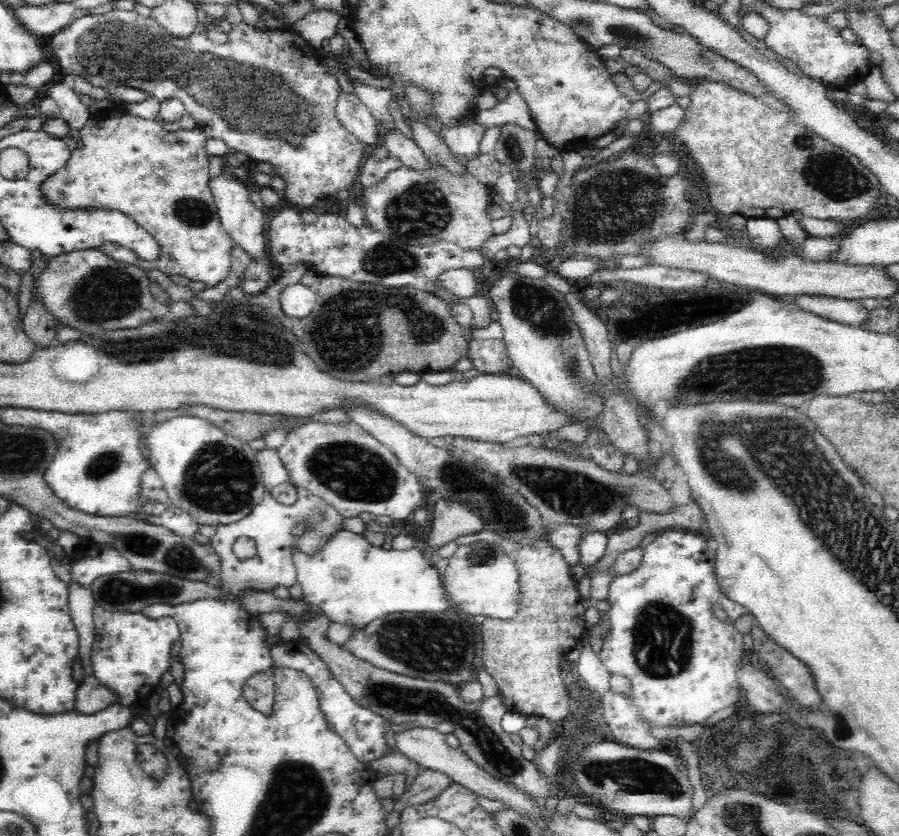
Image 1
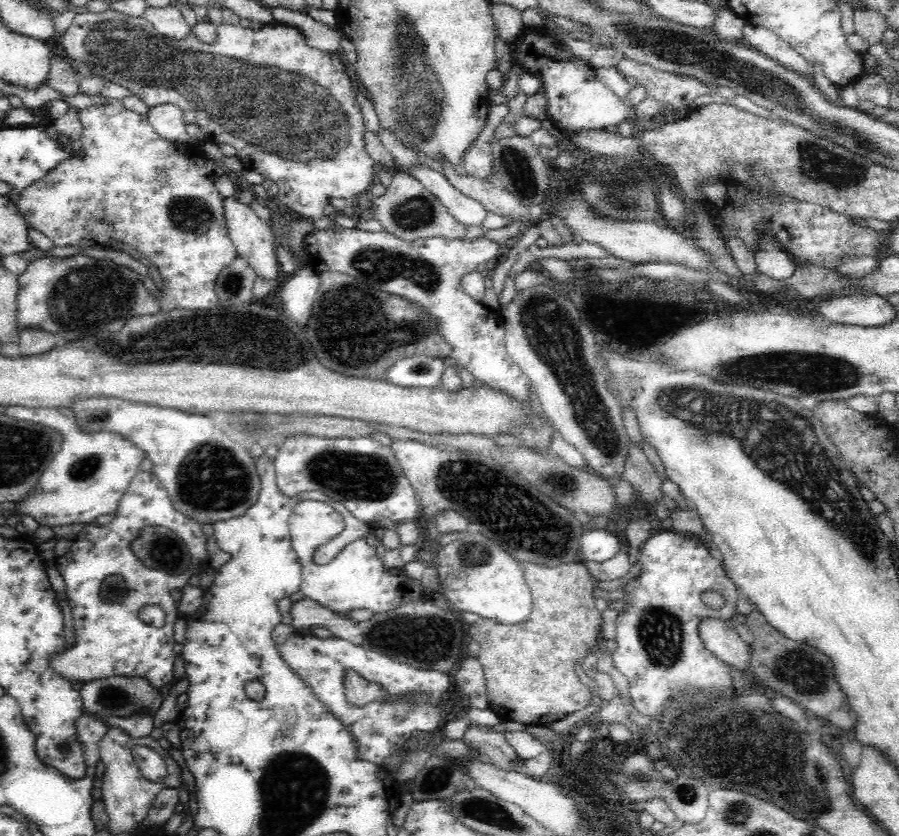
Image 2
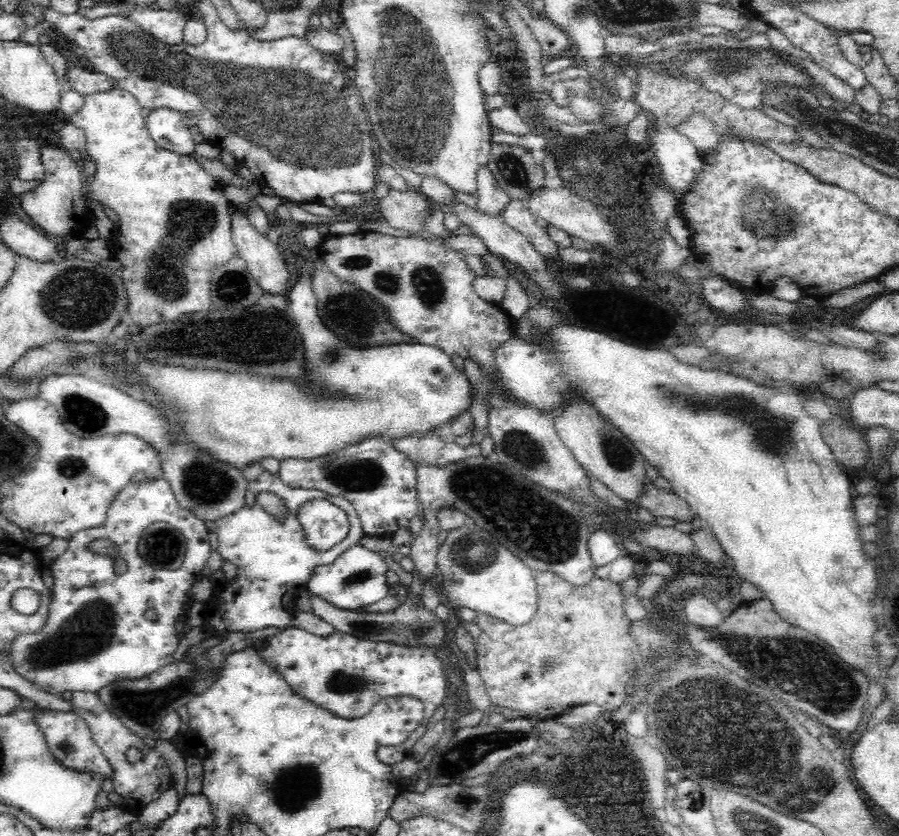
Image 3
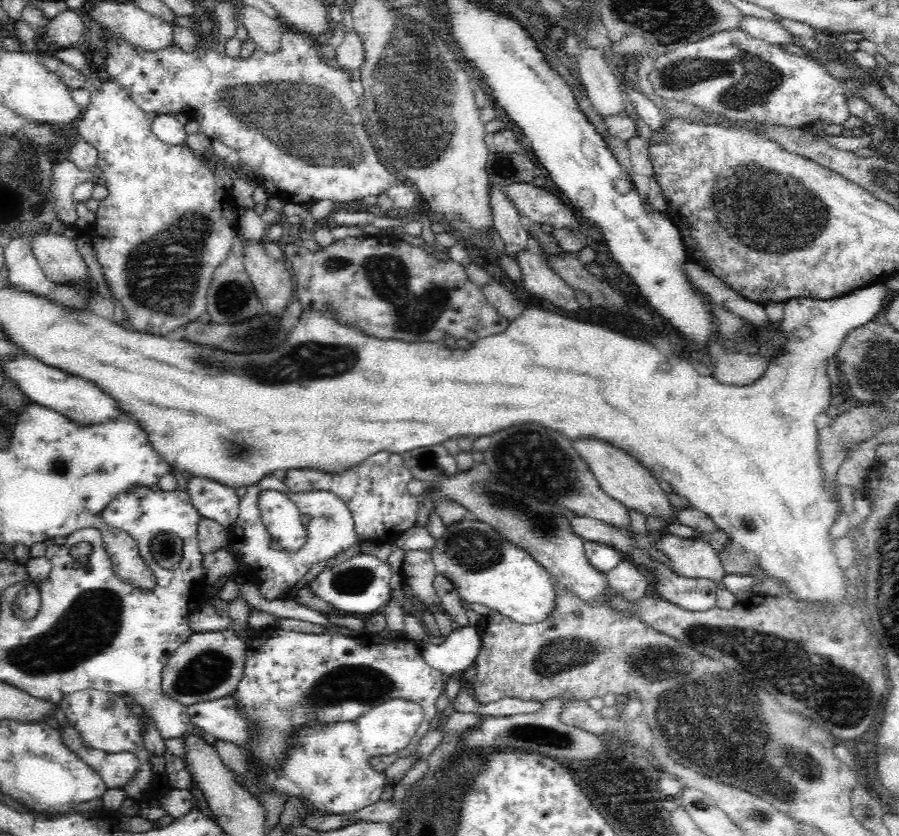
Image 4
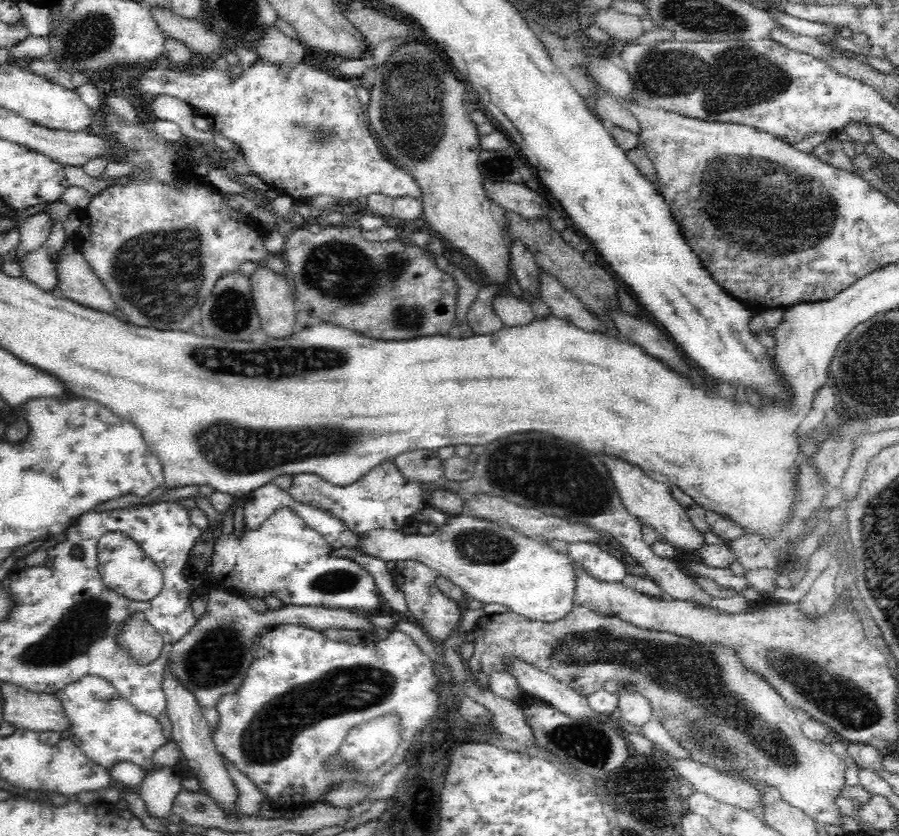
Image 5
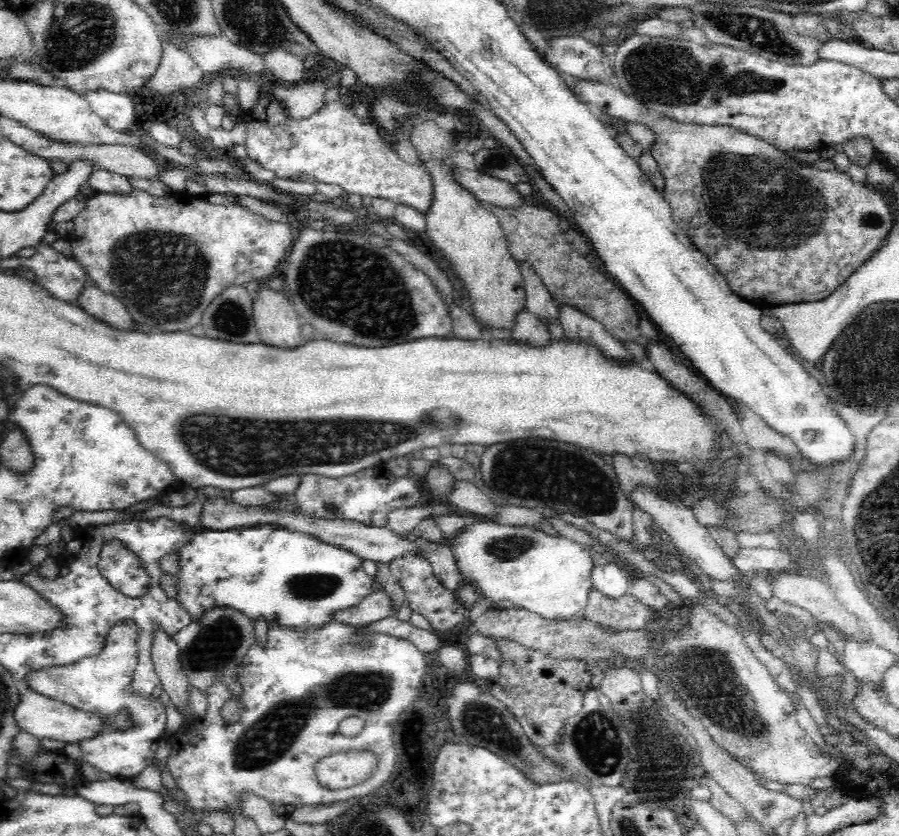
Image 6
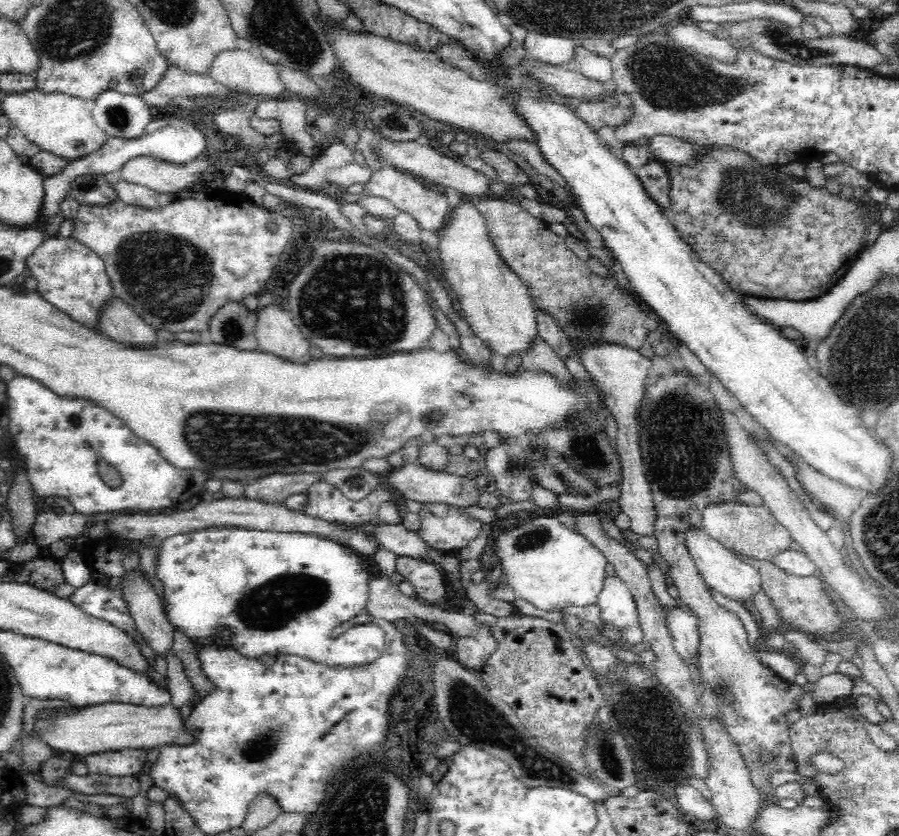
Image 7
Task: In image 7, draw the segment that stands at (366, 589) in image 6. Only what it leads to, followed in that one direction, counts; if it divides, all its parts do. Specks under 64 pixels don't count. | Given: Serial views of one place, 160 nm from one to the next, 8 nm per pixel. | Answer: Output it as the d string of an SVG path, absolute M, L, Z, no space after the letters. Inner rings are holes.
M211 526L195 531L183 531L180 534L170 535L162 539L158 545L156 554L156 574L155 577L162 582L162 604L164 613L174 632L180 632L188 637L193 644L199 647L222 643L228 645L228 649L242 655L248 660L260 660L262 656L276 656L290 654L296 657L309 658L314 662L326 664L330 656L331 633L334 628L343 622L356 618L367 610L369 602L369 582L370 574L360 563L358 552L354 552L350 547L337 543L336 541L322 538L314 533L301 533L298 531L273 531L273 530L252 530L239 526Z

